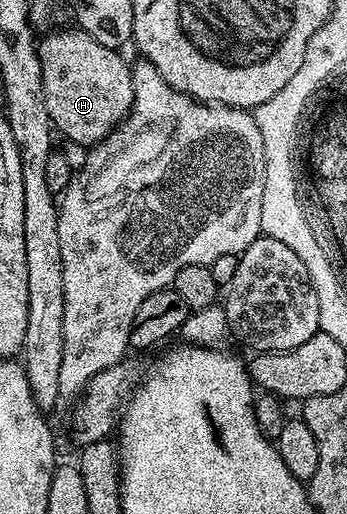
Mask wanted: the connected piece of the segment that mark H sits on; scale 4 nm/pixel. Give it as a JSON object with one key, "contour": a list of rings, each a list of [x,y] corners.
{"contour":[[[78,27],[58,29],[48,32],[44,36],[48,37],[38,42],[39,62],[45,87],[45,107],[49,107],[49,119],[52,126],[60,134],[63,132],[67,141],[94,147],[104,141],[118,125],[122,125],[127,112],[131,110],[133,103],[132,66],[129,61],[127,65],[119,49],[110,49],[105,47],[105,43],[97,43],[93,35],[83,32],[82,29]]]}

